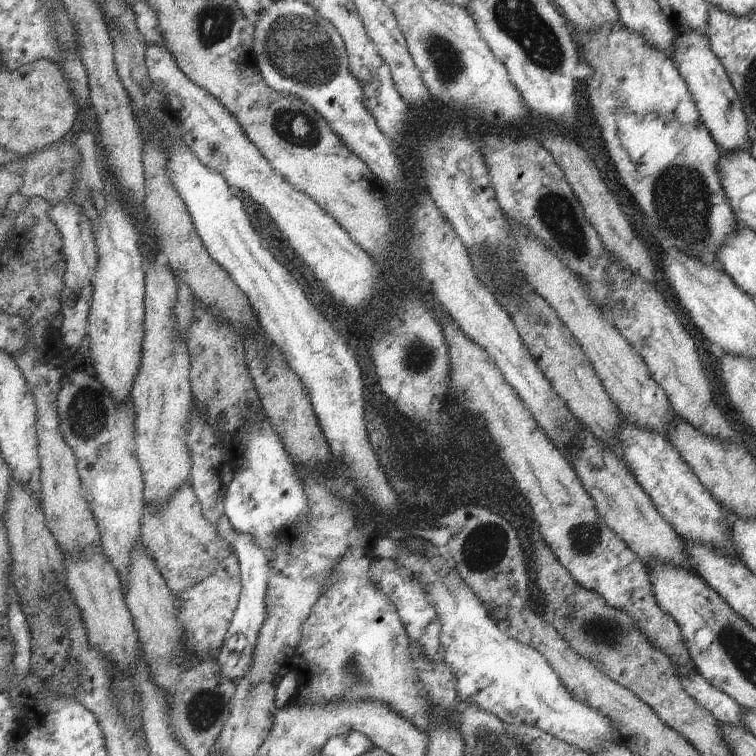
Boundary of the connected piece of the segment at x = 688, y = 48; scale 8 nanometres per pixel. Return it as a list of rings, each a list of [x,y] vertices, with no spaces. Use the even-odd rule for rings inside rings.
[[[672,24],[675,34],[673,60],[695,100],[701,121],[723,152],[749,150],[751,129],[741,109],[741,100],[730,82],[726,69],[713,54],[707,35],[698,31],[680,31]]]

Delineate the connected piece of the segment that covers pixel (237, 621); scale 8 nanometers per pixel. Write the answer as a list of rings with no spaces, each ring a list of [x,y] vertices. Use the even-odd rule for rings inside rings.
[[[225,514],[219,518],[219,521],[216,521],[215,529],[230,544],[232,552],[235,553],[239,560],[239,569],[241,572],[239,603],[233,612],[232,624],[229,624],[228,632],[220,652],[216,656],[216,662],[220,667],[221,675],[235,681],[236,679],[245,677],[249,673],[258,633],[266,616],[265,598],[271,570],[270,566],[268,566],[268,554],[264,554],[264,551],[260,547],[253,544],[250,535],[241,535],[234,530]]]

